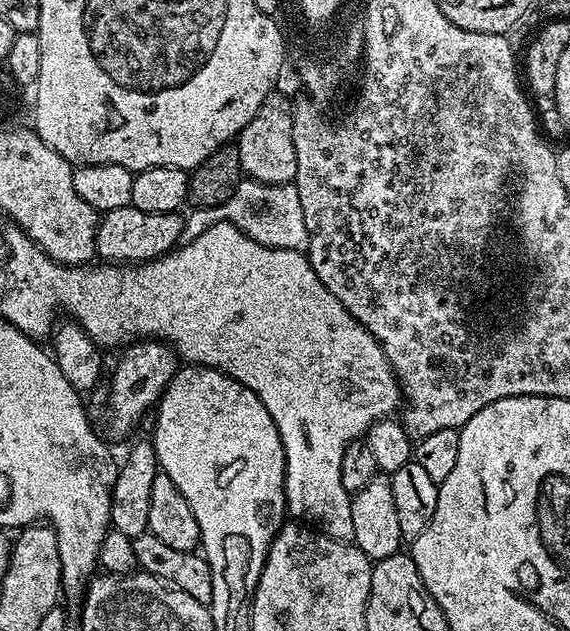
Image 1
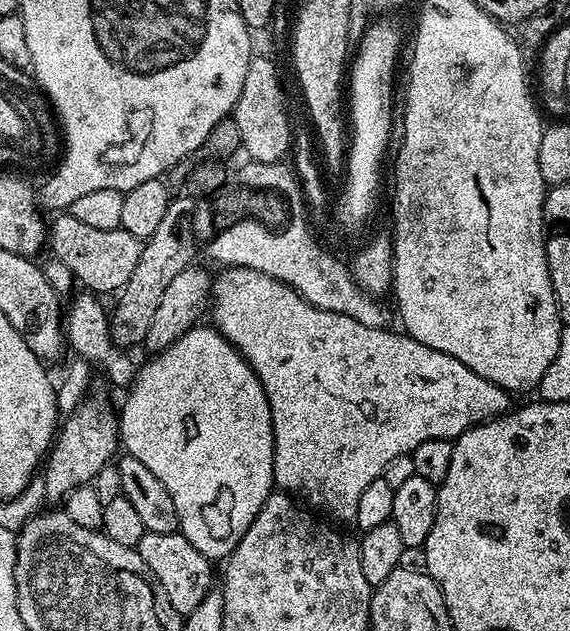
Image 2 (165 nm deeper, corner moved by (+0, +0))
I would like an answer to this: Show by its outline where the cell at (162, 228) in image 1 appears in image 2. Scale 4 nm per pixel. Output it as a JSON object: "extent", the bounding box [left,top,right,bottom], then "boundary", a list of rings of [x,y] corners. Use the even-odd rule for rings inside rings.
{"extent":[46,214,142,294],"boundary":[[[60,214],[51,221],[50,231],[46,240],[52,244],[52,252],[60,259],[64,268],[72,271],[76,280],[85,284],[87,291],[92,294],[100,292],[119,293],[126,286],[130,273],[134,266],[138,266],[142,242],[134,234],[130,234],[125,228],[119,227],[114,230],[98,230],[94,226],[86,226],[86,222],[78,222],[70,214]]]}

